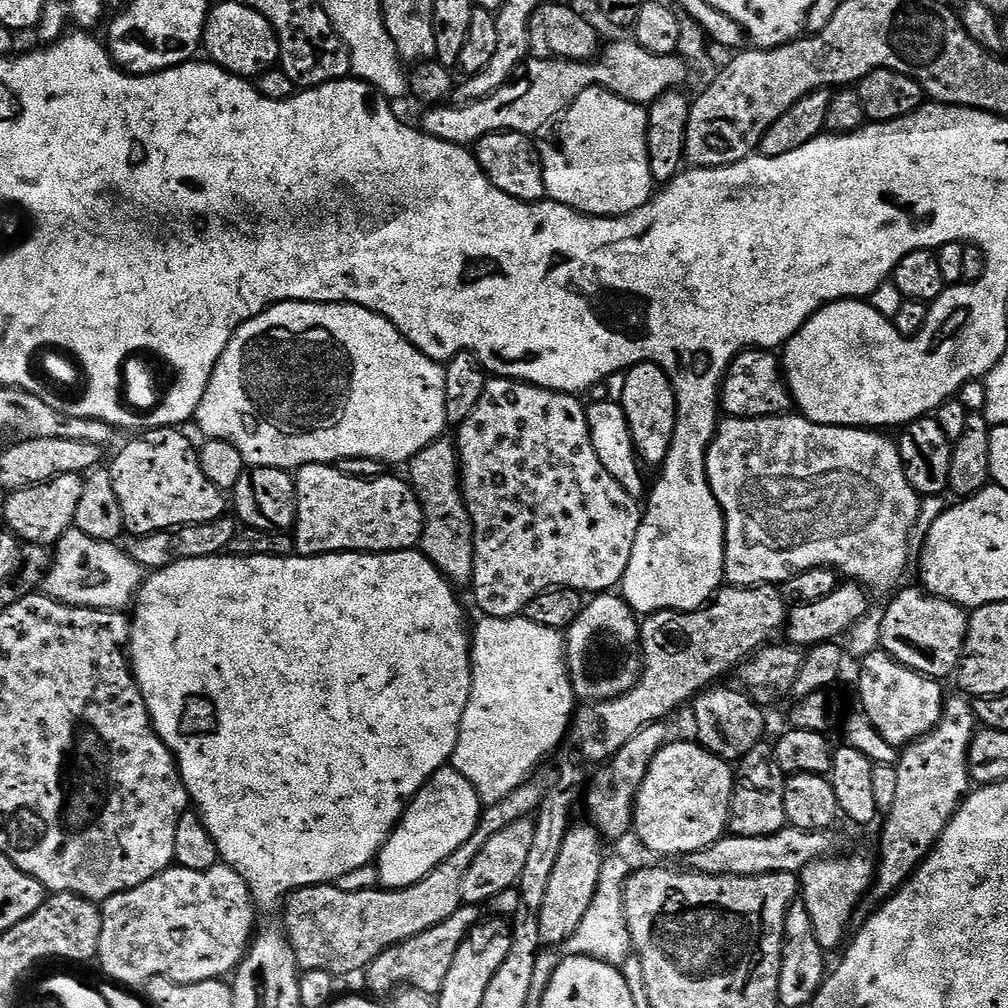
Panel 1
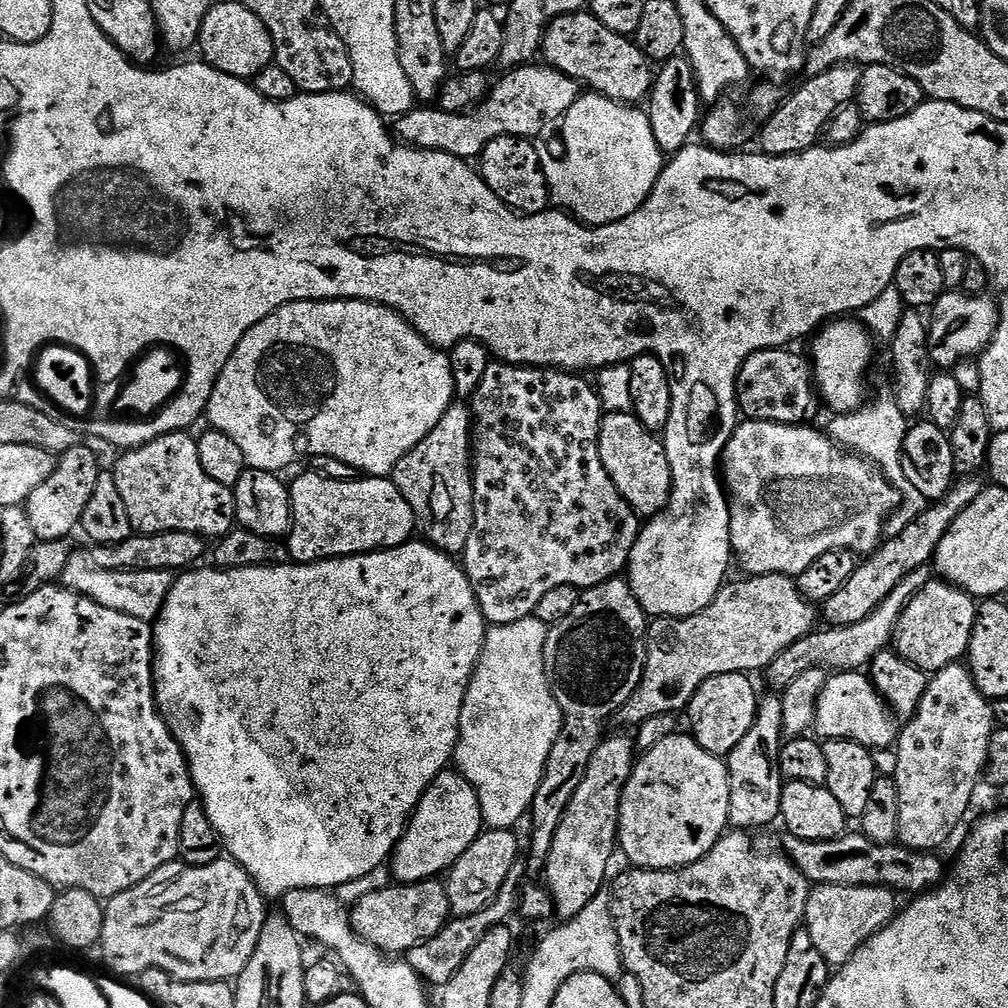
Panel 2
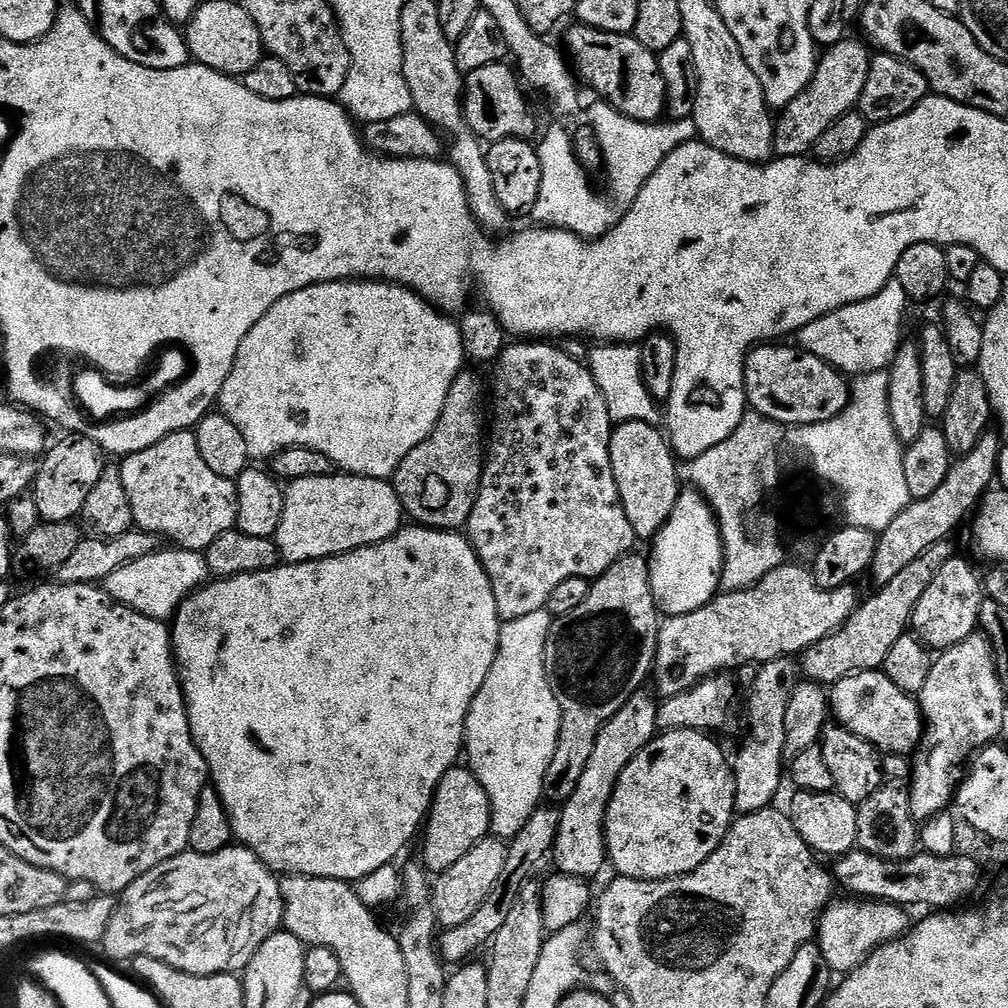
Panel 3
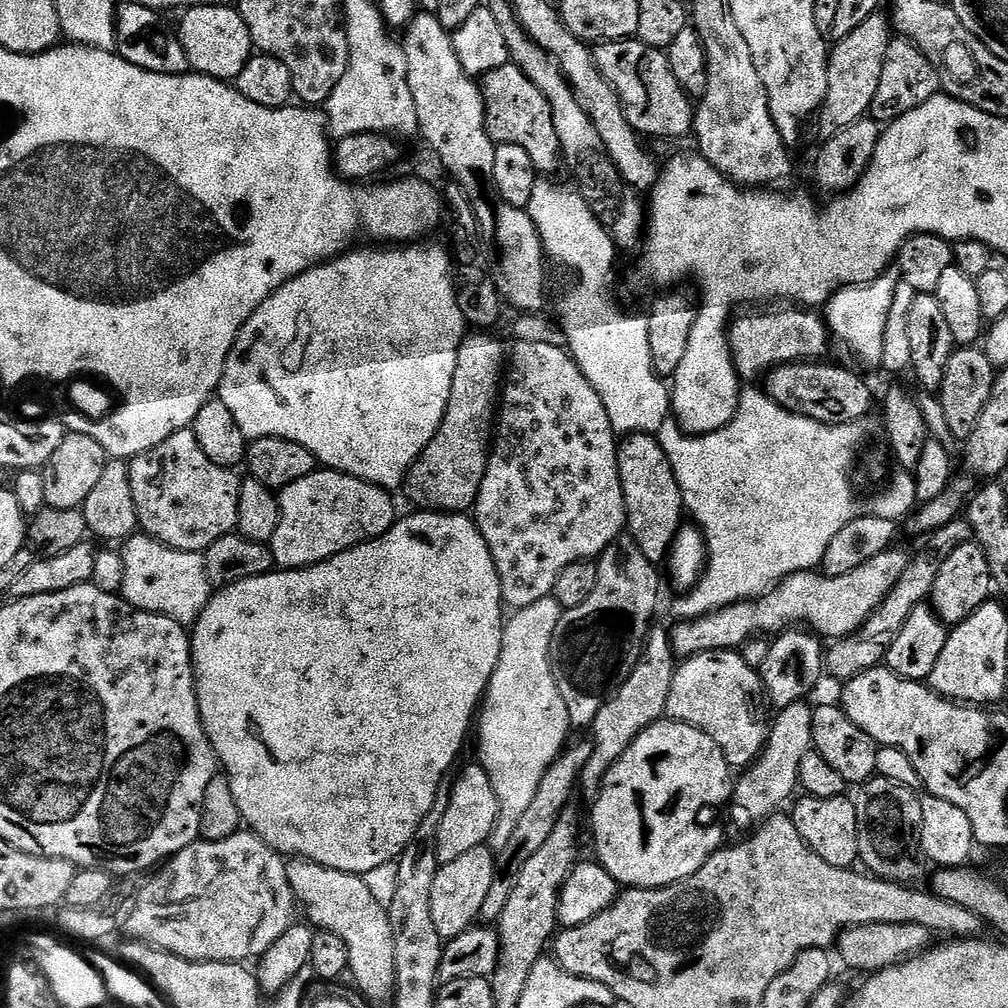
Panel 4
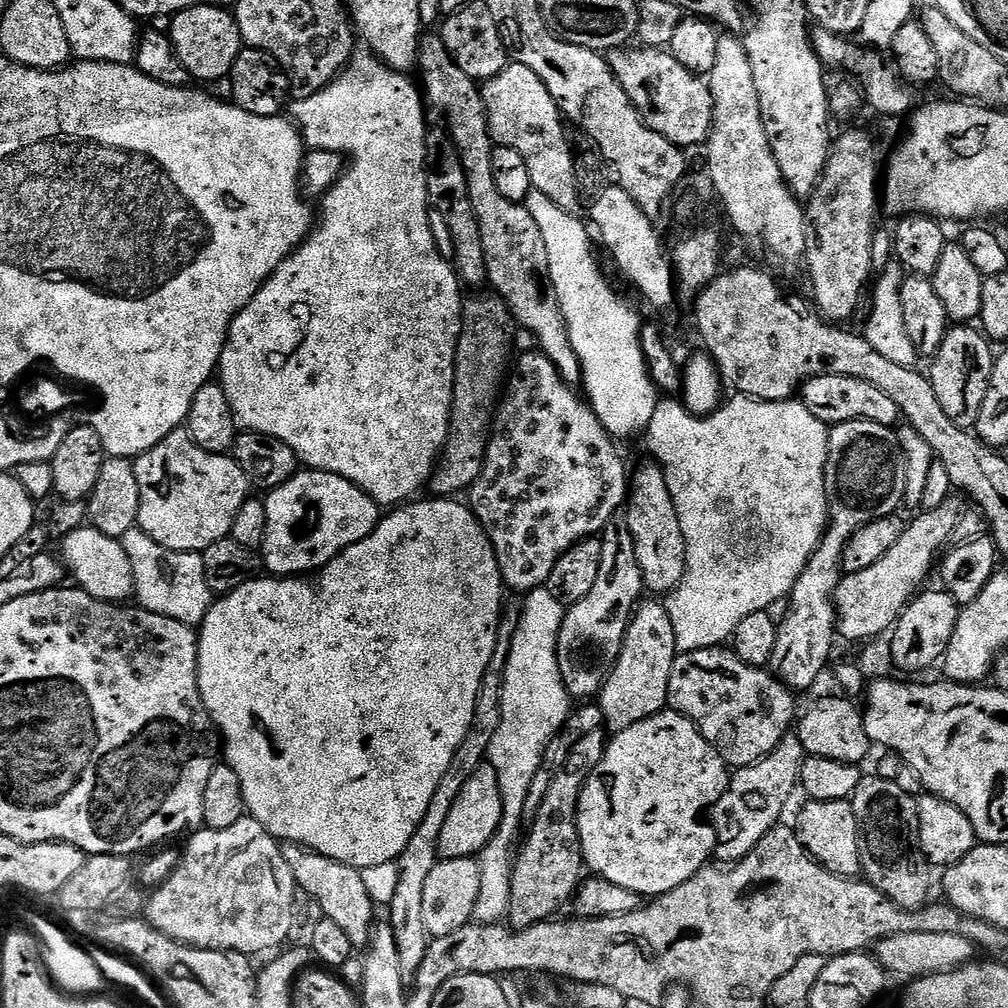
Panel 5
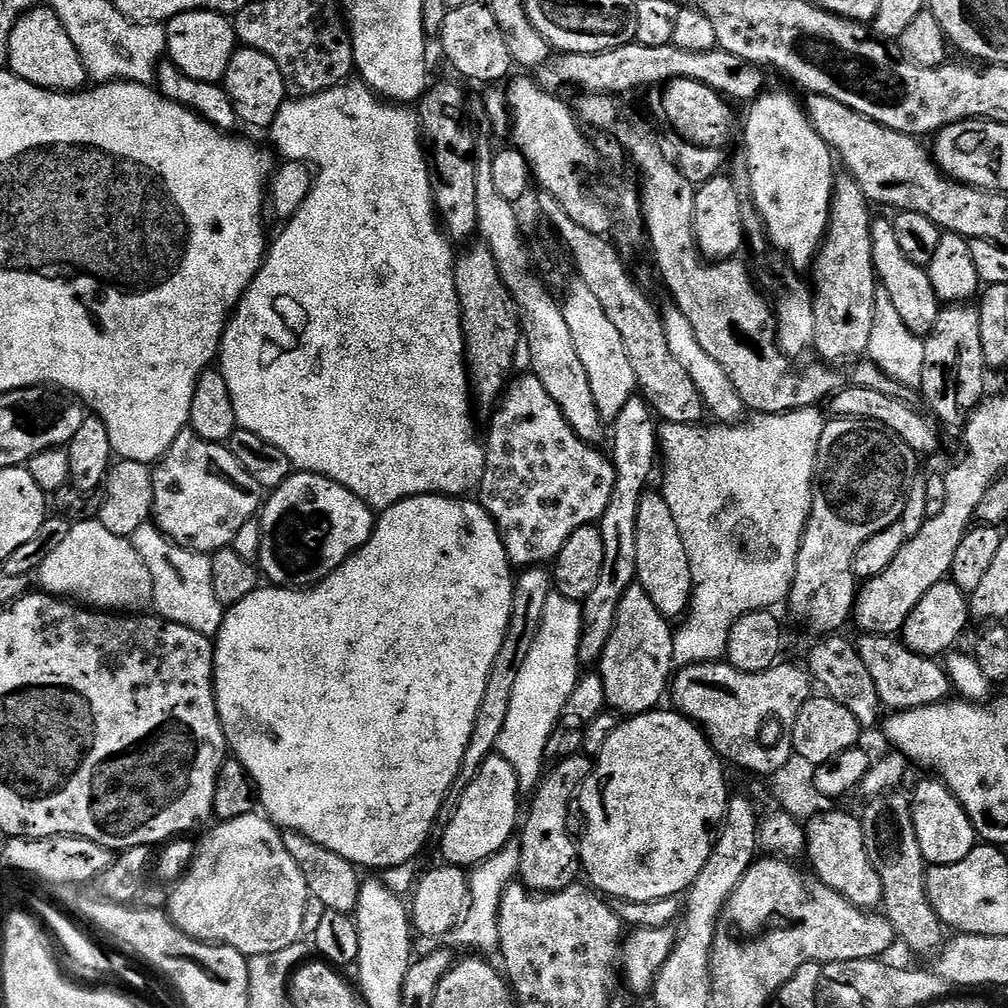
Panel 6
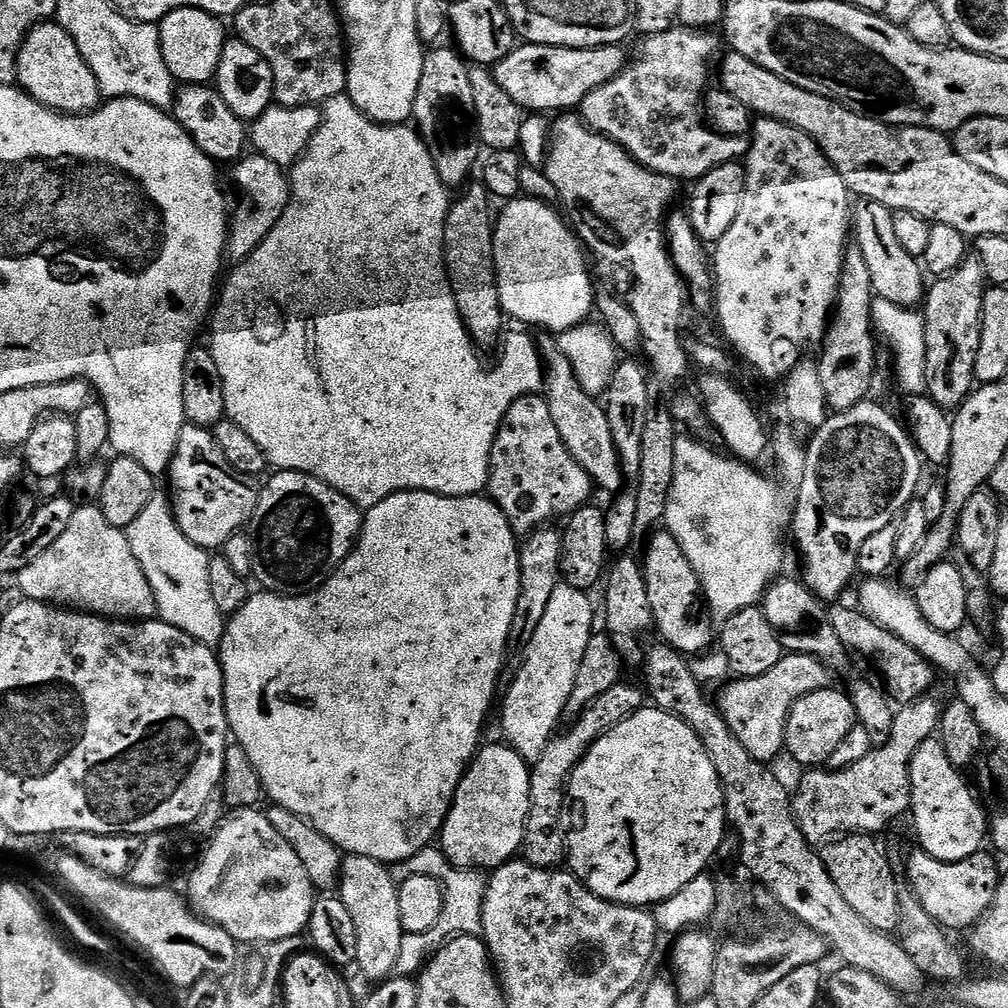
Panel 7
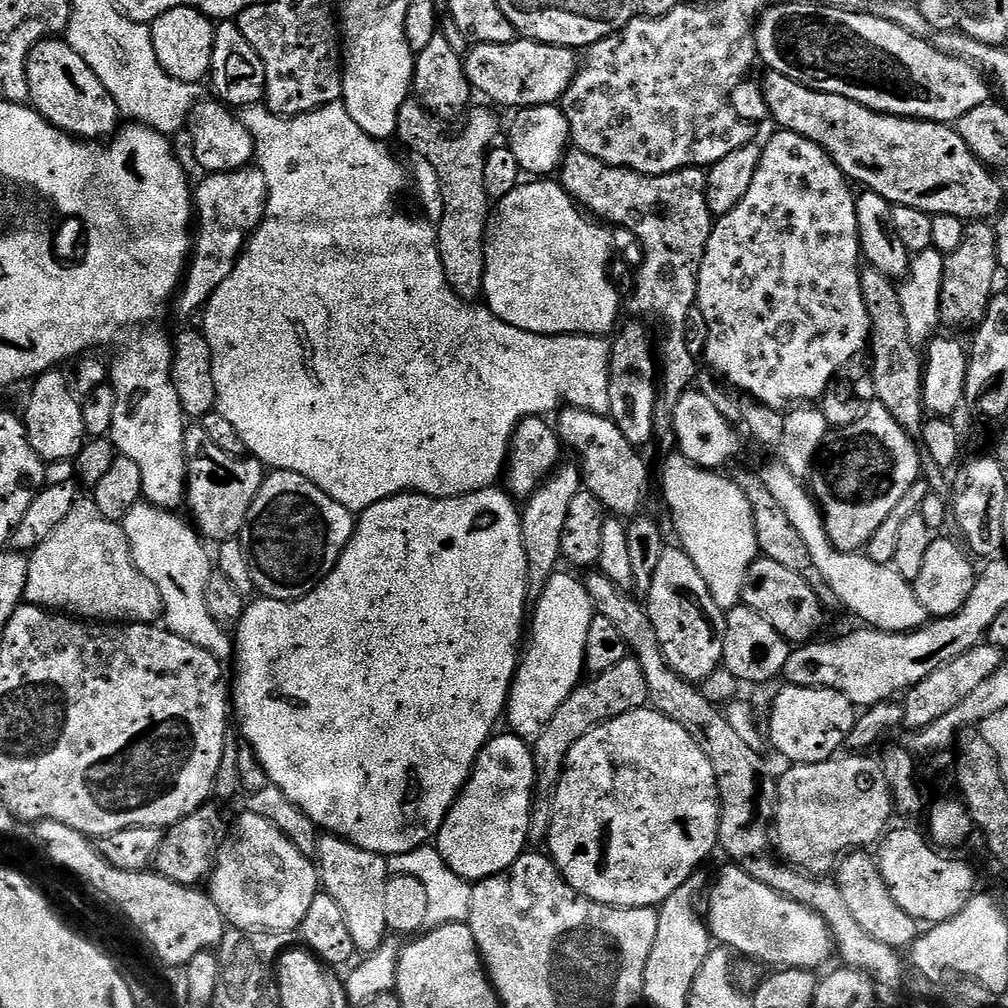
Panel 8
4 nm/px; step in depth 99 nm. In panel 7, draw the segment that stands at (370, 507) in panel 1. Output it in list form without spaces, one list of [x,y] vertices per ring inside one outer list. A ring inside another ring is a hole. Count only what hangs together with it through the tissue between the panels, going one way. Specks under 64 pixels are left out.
[[[283,470],[272,475],[267,477],[268,485],[259,489],[256,509],[250,521],[250,535],[258,553],[254,576],[264,583],[261,585],[269,592],[307,594],[326,583],[336,567],[348,557],[360,534],[362,512],[353,500],[346,498],[316,476]]]

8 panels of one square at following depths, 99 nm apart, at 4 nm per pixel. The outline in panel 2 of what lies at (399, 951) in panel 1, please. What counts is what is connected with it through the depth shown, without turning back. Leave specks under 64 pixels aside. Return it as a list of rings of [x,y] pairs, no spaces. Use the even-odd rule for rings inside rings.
[[[517,862],[510,870],[510,874],[506,874],[506,882],[502,882],[502,890],[498,890],[496,897],[482,910],[478,910],[478,914],[449,919],[444,928],[438,930],[438,934],[434,934],[434,938],[430,938],[424,944],[414,946],[407,952],[406,961],[409,966],[427,985],[448,984],[450,978],[454,978],[454,974],[458,974],[458,970],[462,970],[462,962],[466,962],[466,958],[470,958],[470,950],[474,950],[474,946],[478,946],[478,942],[482,942],[482,938],[486,938],[486,934],[490,930],[494,930],[500,924],[508,924],[515,912],[517,915],[522,904],[524,880],[526,881],[525,865]]]

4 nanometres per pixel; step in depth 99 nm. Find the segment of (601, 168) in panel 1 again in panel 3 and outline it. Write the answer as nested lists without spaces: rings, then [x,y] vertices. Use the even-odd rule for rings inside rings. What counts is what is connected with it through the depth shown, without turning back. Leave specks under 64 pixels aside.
[[[596,102],[589,110],[592,128],[596,131],[596,140],[600,143],[600,152],[604,155],[604,168],[608,171],[608,188],[612,191],[612,200],[627,210],[638,198],[642,186],[662,166],[664,159],[678,146],[688,143],[696,136],[696,123],[690,118],[647,124],[629,116],[623,116],[617,108],[607,102]],[[562,137],[539,141],[538,151],[542,162],[542,190],[538,190],[538,202],[532,207],[530,216],[540,226],[564,228],[576,236],[599,238],[611,230],[617,219],[618,211],[604,196],[592,192],[592,184],[584,173],[582,165],[572,153],[572,144]]]

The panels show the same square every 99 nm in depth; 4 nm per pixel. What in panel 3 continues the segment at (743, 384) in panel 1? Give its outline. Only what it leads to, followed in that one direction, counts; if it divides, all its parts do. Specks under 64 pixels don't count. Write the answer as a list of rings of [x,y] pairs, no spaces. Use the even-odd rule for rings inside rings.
[[[765,342],[753,348],[744,359],[744,393],[748,399],[747,407],[766,419],[789,426],[810,426],[818,422],[830,422],[830,418],[838,418],[838,414],[846,410],[850,384],[825,360],[810,354],[802,347],[791,348],[788,342]]]

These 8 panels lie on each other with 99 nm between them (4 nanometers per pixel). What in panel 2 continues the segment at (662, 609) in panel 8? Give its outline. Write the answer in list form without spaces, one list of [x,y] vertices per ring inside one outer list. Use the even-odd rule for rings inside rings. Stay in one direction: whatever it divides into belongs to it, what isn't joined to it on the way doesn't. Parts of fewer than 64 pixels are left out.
[[[604,412],[601,415],[598,454],[602,454],[602,466],[606,474],[610,474],[610,482],[614,482],[618,494],[622,494],[637,516],[654,517],[668,504],[672,475],[664,441],[657,433],[642,426],[635,412]]]

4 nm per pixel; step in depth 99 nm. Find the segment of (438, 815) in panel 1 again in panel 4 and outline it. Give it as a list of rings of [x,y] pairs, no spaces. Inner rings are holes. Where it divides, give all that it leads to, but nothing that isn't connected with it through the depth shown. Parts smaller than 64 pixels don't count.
[[[472,762],[458,772],[455,773],[452,792],[447,793],[448,805],[446,814],[442,814],[442,826],[438,826],[436,853],[440,864],[454,862],[469,850],[485,847],[498,818],[498,798],[494,798],[494,786],[490,786],[484,767]]]

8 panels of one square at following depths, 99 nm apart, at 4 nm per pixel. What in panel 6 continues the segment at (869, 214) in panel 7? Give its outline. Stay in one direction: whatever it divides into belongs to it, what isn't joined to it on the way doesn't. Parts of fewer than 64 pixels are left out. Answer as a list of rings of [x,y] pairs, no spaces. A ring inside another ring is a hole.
[[[873,219],[872,249],[874,250],[874,266],[879,283],[889,294],[890,301],[894,302],[899,317],[914,335],[926,338],[934,330],[942,307],[941,300],[935,294],[927,271],[914,262],[910,262],[910,258],[906,258],[906,254],[902,254],[902,246],[898,246],[898,237],[894,235],[891,219]]]

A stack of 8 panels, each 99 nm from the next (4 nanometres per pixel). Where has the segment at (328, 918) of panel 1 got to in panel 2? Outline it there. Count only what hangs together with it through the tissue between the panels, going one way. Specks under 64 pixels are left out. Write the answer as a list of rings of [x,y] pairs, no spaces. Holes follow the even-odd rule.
[[[436,878],[419,880],[417,884],[397,883],[374,890],[351,909],[352,927],[357,934],[385,954],[407,954],[414,946],[434,938],[434,934],[438,934],[438,930],[442,930],[449,919],[448,890]]]

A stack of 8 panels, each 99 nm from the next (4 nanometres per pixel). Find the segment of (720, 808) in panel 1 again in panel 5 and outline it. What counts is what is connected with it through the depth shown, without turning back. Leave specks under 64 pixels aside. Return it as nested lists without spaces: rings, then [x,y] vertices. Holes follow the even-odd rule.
[[[663,710],[644,721],[640,721],[625,732],[619,733],[612,738],[608,749],[604,752],[604,757],[596,764],[596,769],[584,781],[584,789],[580,795],[580,804],[576,808],[576,825],[580,831],[580,845],[584,851],[584,863],[589,873],[603,878],[614,886],[622,886],[622,890],[636,892],[642,898],[655,898],[682,886],[694,873],[699,872],[713,859],[718,843],[718,833],[711,823],[700,821],[700,815],[707,813],[712,805],[717,804],[722,798],[722,794],[728,788],[730,779],[729,765],[724,763],[724,759],[702,738],[702,734],[697,730],[685,716],[679,712]]]

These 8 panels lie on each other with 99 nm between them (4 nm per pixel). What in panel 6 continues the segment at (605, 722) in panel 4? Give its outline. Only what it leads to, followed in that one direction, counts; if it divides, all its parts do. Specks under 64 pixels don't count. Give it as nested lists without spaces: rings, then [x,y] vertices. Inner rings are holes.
[[[638,582],[627,588],[619,602],[614,630],[598,661],[607,707],[622,716],[634,717],[655,709],[670,686],[674,670],[671,621],[654,606]]]

